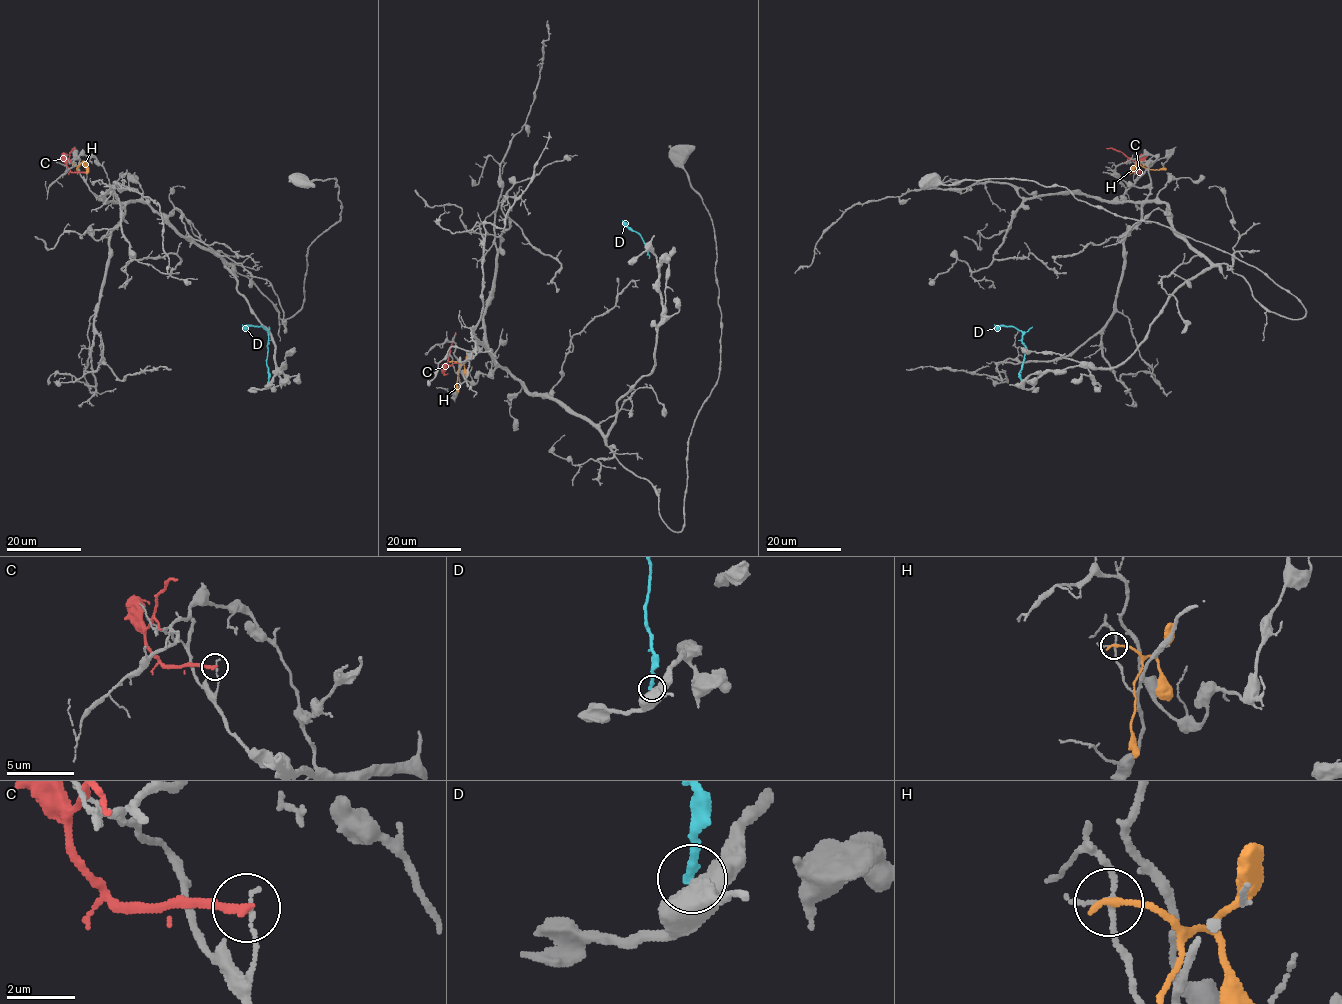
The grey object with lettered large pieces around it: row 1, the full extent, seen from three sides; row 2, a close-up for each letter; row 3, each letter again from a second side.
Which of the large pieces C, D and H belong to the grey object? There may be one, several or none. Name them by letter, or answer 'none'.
none

